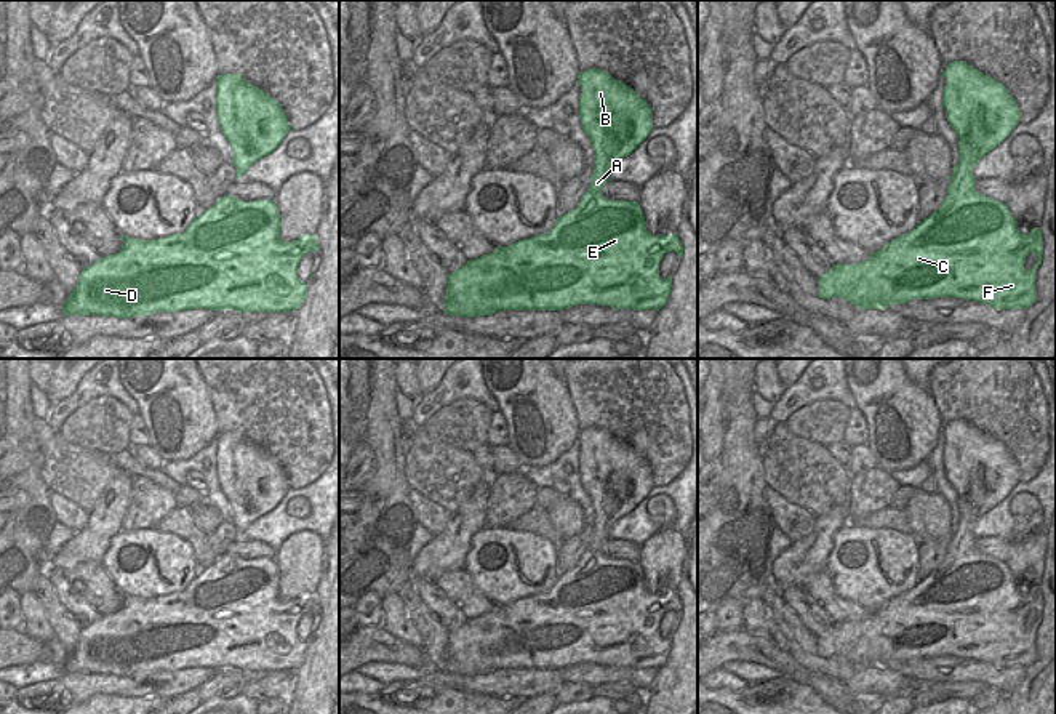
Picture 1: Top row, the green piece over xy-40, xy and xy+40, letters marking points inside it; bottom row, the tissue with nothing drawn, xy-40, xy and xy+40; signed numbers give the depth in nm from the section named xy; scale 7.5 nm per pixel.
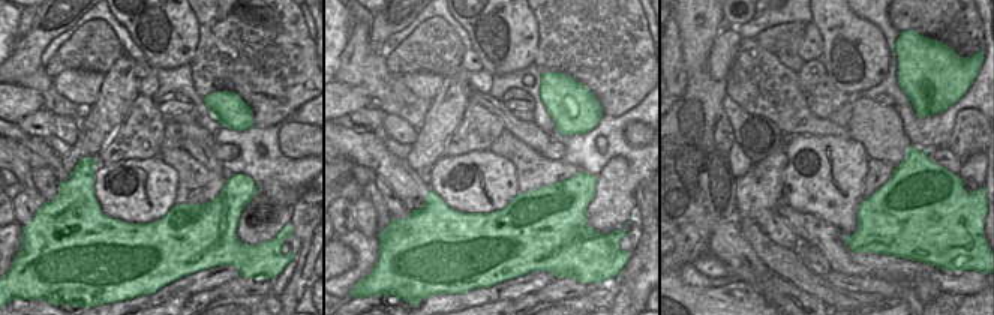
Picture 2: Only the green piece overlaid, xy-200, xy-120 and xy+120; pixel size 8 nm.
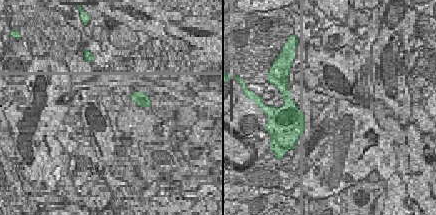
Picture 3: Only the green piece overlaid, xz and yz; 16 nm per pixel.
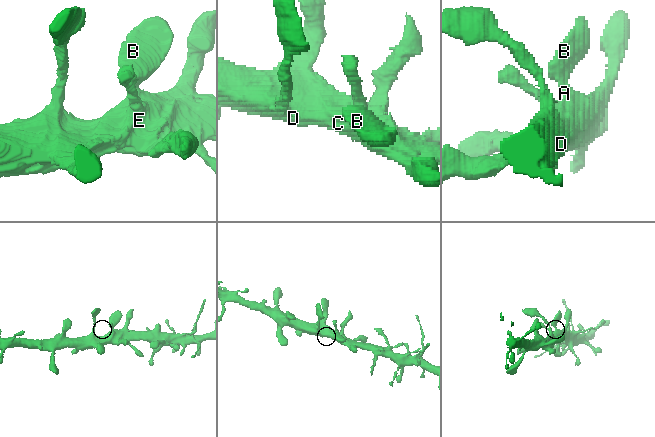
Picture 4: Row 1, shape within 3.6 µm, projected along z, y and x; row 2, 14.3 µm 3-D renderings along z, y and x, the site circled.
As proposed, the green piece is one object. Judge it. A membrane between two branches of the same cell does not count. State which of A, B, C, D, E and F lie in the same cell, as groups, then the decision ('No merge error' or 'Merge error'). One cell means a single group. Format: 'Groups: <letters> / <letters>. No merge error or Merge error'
Groups: A B C D E F. No merge error

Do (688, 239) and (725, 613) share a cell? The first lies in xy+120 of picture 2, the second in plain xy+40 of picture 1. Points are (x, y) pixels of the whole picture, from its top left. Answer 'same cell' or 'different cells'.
same cell

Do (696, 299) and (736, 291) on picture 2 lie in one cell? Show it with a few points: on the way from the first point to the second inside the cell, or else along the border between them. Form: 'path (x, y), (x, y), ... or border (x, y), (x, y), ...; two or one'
path (706, 299), (726, 299); one

